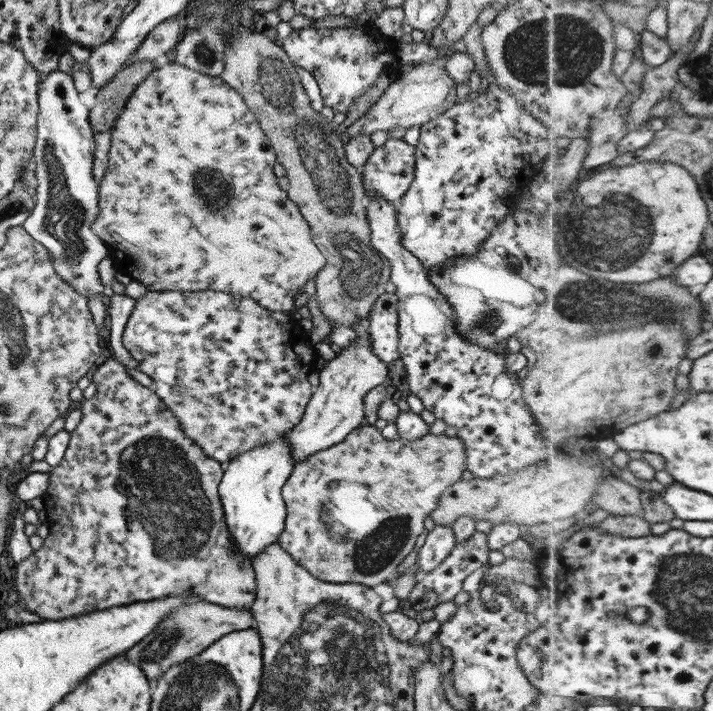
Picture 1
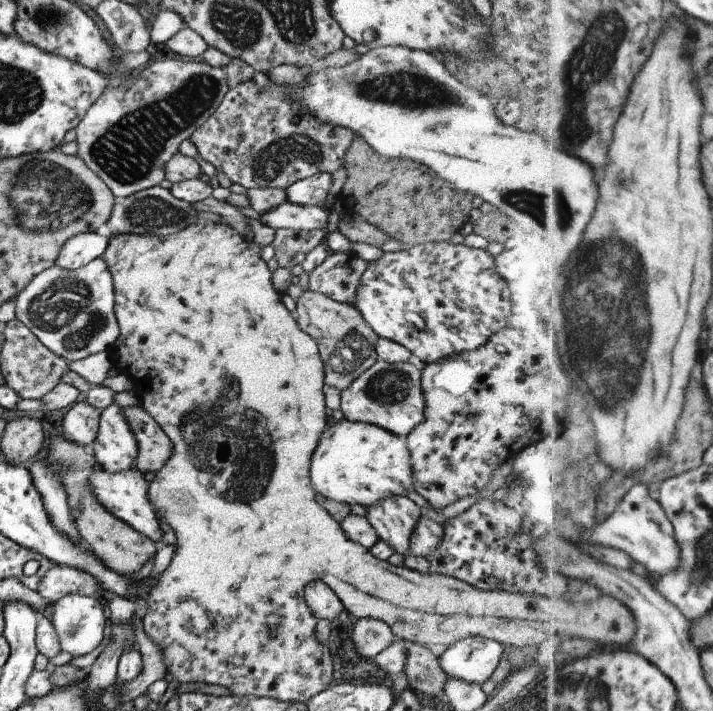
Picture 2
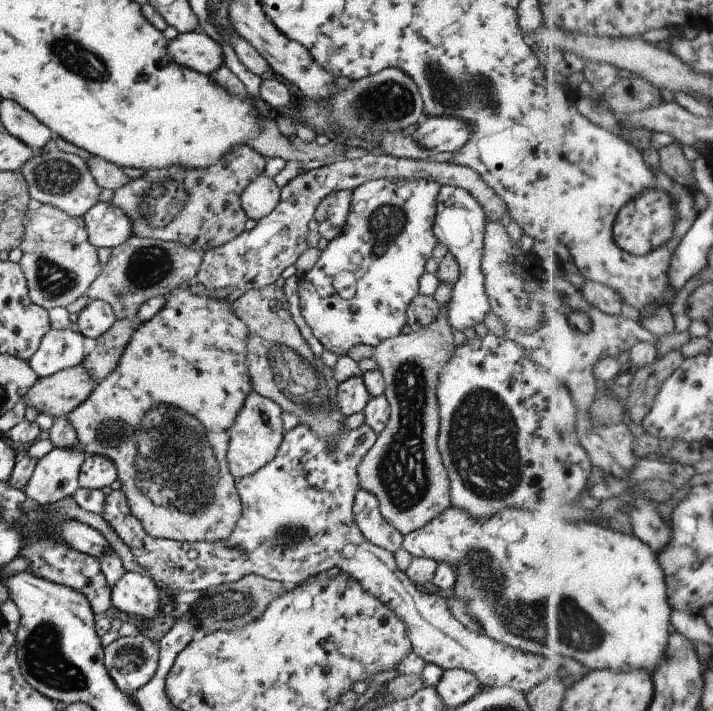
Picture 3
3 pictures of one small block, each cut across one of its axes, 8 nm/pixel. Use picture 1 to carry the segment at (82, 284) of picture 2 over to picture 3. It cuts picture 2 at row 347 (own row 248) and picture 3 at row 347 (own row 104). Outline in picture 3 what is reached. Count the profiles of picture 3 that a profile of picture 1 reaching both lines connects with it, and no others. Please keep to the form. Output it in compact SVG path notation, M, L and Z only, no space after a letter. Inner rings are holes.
M50 328L27 364L39 379L79 365L83 360L83 338L81 333L69 328Z

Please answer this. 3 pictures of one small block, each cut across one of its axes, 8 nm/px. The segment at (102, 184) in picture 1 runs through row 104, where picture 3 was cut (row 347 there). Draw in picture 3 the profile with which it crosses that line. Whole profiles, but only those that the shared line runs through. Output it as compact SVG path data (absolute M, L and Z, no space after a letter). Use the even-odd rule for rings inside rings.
M191 282L181 283L171 289L163 296L163 306L149 320L138 322L137 328L124 346L124 351L121 353L113 372L97 382L87 398L65 417L74 428L79 448L83 449L85 454L107 457L114 464L117 479L120 480L119 491L125 495L128 509L139 520L145 533L156 539L173 539L188 543L195 541L212 543L224 541L231 534L240 515L240 498L236 491L235 479L228 471L226 450L228 429L244 405L246 396L253 391L246 365L248 330L245 323L235 316L231 303L225 301L225 298L216 300L205 294L192 294L189 291L190 284Z

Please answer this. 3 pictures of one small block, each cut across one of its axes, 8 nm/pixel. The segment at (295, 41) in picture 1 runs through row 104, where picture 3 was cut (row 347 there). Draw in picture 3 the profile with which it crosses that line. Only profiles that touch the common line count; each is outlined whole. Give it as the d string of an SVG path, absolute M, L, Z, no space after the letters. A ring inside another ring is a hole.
M373 179L359 186L356 186L351 191L350 207L345 217L342 229L339 234L332 238L325 248L320 252L317 261L313 267L298 279L298 297L301 316L305 319L311 334L323 345L323 348L331 350L339 358L340 355L346 354L347 350L355 344L369 344L372 347L379 344L382 340L399 335L399 330L406 324L406 308L411 302L411 299L418 294L418 280L424 273L425 261L431 257L431 250L438 243L436 236L432 231L434 214L436 213L436 196L440 184L433 179L405 180L405 179ZM337 272L351 272L355 278L355 294L351 298L343 299L333 288L331 277Z

